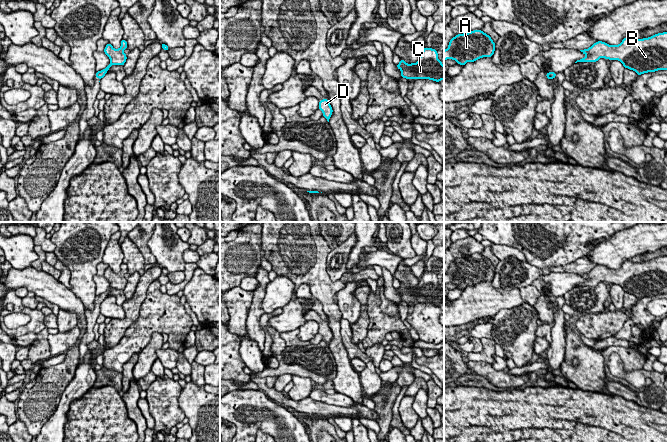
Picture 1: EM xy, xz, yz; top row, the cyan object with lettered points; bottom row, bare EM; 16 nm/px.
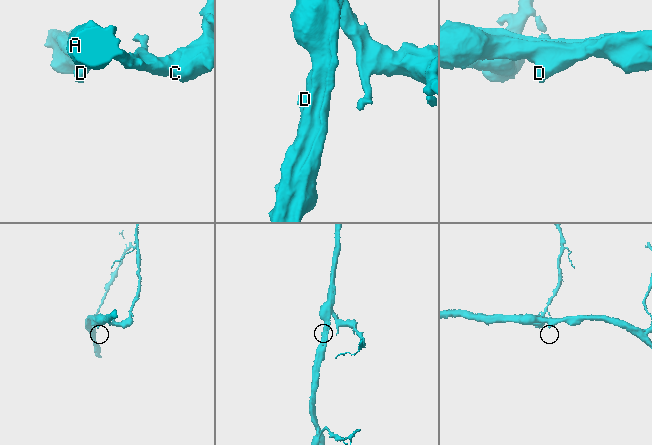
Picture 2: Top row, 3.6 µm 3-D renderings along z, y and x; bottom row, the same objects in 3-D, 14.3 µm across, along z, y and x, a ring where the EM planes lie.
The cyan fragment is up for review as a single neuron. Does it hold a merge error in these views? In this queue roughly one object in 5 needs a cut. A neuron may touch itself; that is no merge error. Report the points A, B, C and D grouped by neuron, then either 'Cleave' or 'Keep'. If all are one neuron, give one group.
Groups: A B C D. Keep

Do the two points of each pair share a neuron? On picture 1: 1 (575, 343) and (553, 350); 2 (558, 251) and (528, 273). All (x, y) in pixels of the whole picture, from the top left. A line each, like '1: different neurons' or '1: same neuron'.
1: different neurons
2: different neurons

